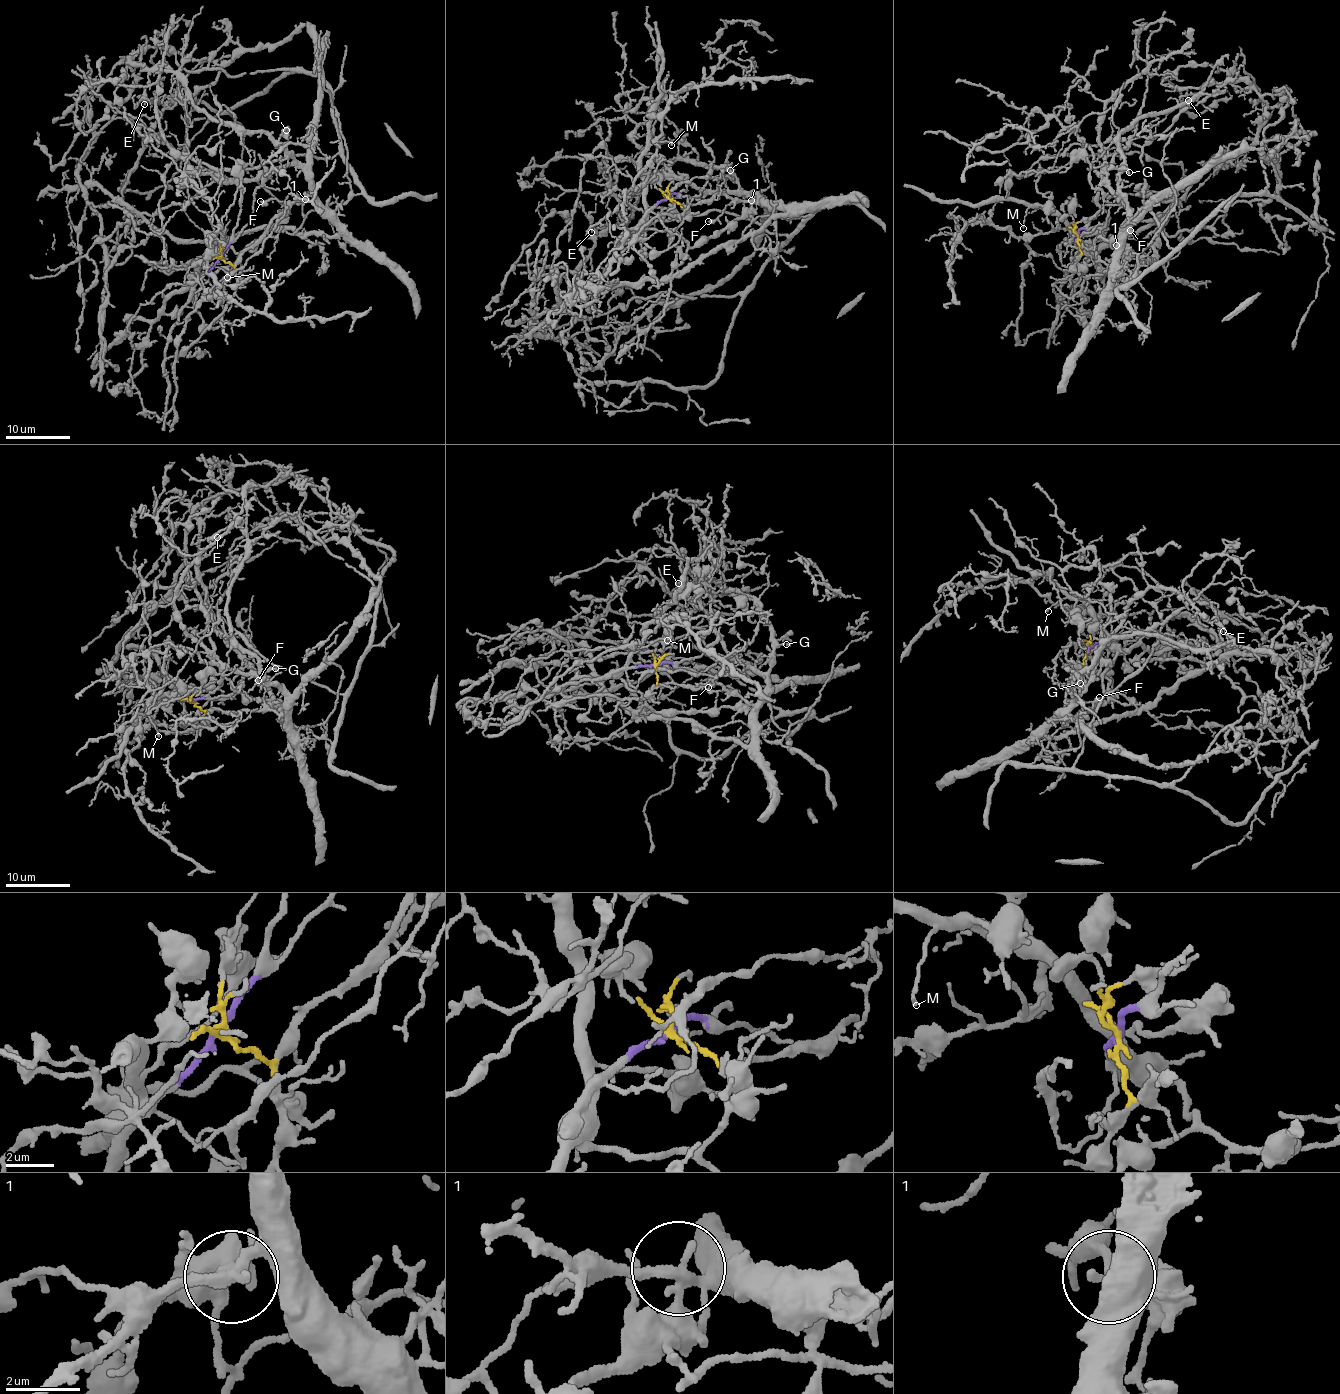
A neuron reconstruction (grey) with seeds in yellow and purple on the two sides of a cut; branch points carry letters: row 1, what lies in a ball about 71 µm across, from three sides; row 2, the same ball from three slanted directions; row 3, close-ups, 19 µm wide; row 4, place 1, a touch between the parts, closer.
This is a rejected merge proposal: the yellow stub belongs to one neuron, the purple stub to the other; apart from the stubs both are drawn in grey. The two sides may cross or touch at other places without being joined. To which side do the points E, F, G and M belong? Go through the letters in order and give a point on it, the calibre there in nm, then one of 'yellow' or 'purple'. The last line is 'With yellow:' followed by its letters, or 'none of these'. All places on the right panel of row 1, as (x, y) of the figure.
E: at (1188, 100); 150 nm thick; yellow
F: at (1130, 230); 420 nm thick; yellow
G: at (1129, 172); 180 nm thick; yellow
M: at (1023, 228); 150 nm thick; purple
With yellow: E, F, G

